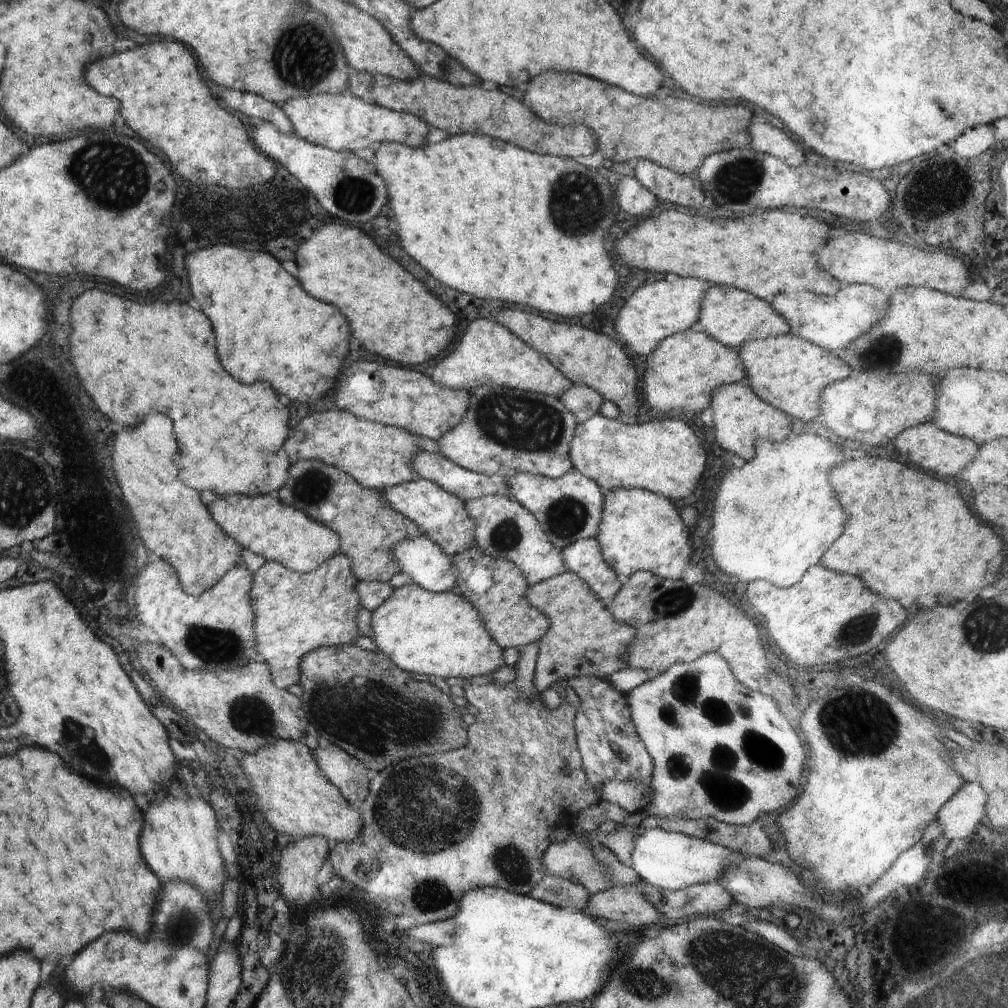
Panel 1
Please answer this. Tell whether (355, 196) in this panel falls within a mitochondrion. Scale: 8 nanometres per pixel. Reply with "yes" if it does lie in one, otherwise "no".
yes

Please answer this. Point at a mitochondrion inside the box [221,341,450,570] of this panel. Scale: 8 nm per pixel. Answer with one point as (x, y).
(315, 485)

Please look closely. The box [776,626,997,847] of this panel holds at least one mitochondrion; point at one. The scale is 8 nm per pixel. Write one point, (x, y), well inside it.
(857, 723)

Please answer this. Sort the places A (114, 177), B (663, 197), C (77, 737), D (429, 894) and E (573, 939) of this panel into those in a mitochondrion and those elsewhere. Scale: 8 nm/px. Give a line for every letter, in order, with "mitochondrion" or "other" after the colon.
A: mitochondrion
B: other
C: mitochondrion
D: mitochondrion
E: other

